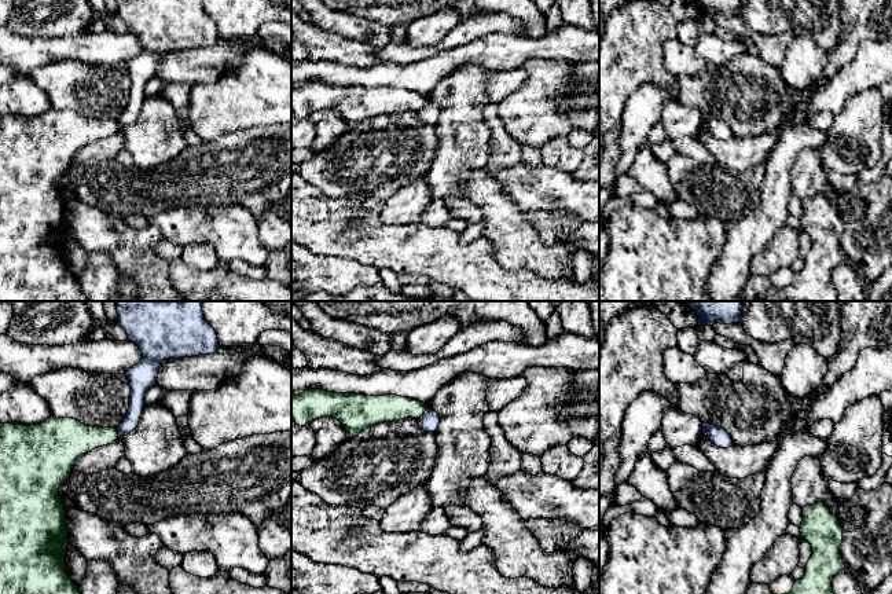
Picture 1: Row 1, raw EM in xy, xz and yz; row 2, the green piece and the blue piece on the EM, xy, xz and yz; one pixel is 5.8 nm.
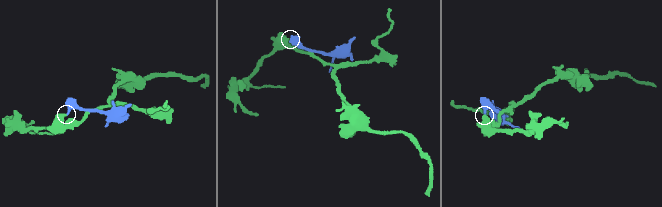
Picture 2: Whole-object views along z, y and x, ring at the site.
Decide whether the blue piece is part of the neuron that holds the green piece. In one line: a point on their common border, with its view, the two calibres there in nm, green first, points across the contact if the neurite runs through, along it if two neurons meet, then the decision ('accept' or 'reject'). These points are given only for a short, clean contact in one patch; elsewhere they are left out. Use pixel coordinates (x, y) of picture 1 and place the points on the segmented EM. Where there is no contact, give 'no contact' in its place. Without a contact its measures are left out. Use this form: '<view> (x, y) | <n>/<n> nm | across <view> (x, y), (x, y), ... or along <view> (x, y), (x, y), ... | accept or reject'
xz (422, 413) | 160/100 nm | along xz (428, 407), (418, 417) | reject

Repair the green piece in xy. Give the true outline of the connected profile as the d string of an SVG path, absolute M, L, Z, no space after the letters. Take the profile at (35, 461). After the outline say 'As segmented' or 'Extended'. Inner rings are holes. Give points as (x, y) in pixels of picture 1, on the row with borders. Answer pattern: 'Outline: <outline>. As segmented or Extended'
Outline: M52 415L30 426L0 424L0 594L81 594L66 572L66 509L58 490L81 455L117 439L114 428Z. As segmented

